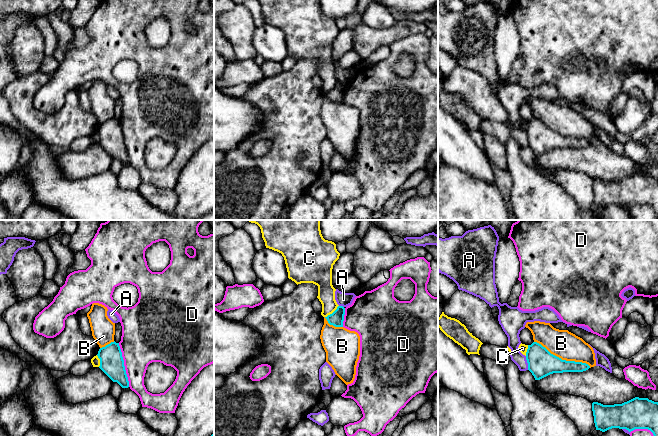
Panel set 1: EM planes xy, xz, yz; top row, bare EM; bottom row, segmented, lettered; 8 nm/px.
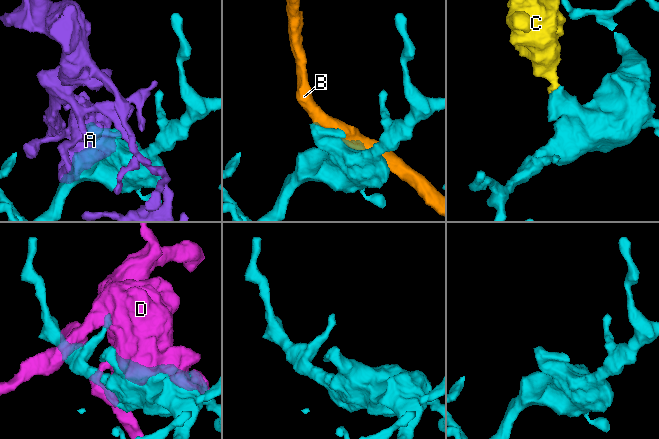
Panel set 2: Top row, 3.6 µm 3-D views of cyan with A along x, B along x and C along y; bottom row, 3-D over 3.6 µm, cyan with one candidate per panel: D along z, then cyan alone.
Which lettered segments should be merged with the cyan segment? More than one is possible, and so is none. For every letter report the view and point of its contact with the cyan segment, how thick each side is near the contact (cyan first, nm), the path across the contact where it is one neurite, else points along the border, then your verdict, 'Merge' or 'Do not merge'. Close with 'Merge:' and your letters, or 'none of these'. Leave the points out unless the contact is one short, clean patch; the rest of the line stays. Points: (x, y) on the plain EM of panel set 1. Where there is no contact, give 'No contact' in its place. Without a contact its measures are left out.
A: Touches cyan at yz (527, 138). Thickness 220 nm (cyan) against 100 nm. Do not merge
B: Touches cyan at yz (561, 135). Thickness 220 nm (cyan) against 220 nm. Do not merge
C: Touches cyan at xz (333, 88). Thickness 120 nm (cyan) against 140 nm. Boundary: xz (338, 81), (325, 93). Do not merge
D: Touches cyan at xy (123, 141). Thickness 190 nm (cyan) against 360 nm. Do not merge
Merge: none of these

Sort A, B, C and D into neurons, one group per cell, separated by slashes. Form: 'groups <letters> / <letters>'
groups A / B / C / D

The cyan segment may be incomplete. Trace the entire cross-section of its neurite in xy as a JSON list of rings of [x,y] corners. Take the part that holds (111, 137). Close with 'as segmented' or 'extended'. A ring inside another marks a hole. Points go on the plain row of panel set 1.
[[[114,117],[100,124],[97,132],[100,135],[99,144],[113,158],[117,158],[122,164],[128,164],[129,157],[119,119]]]; as segmented

